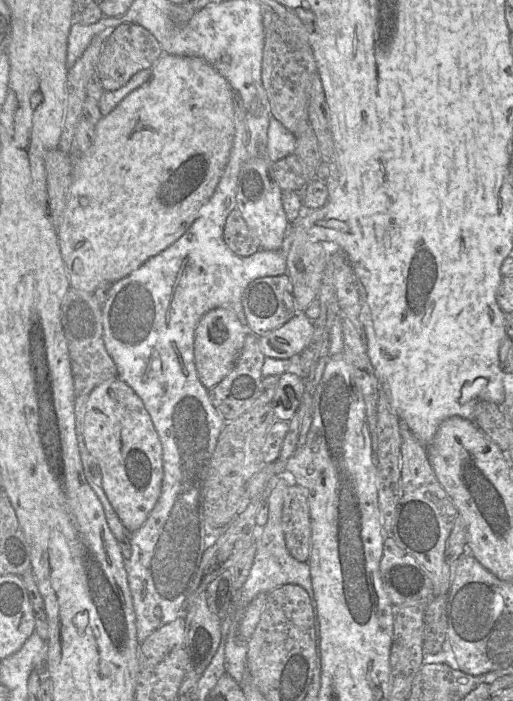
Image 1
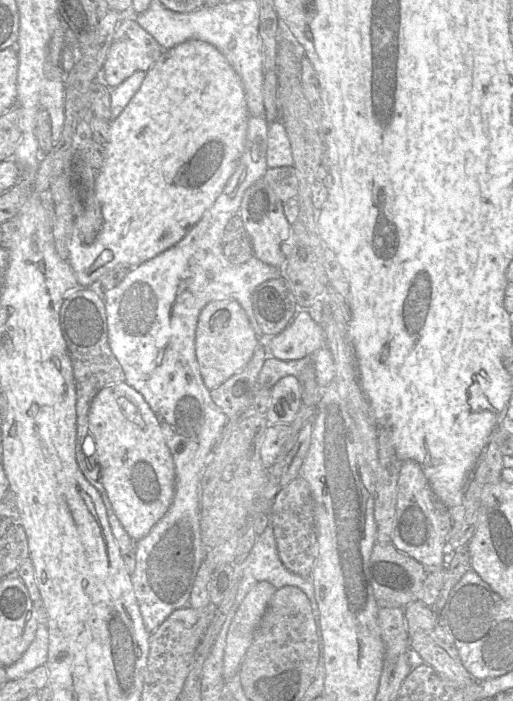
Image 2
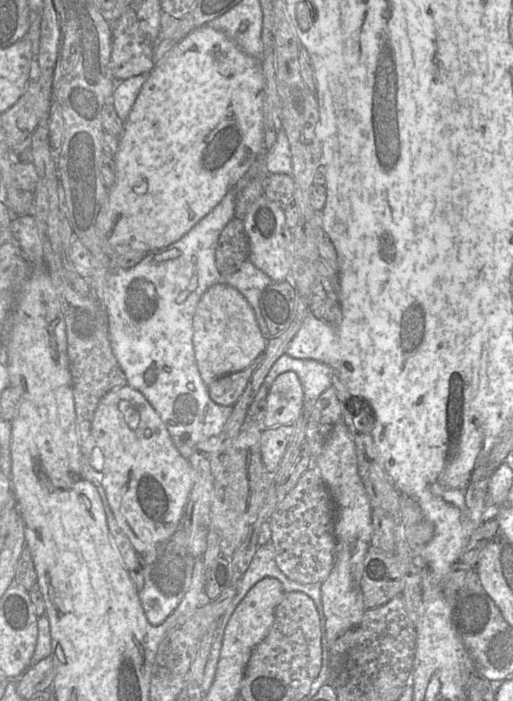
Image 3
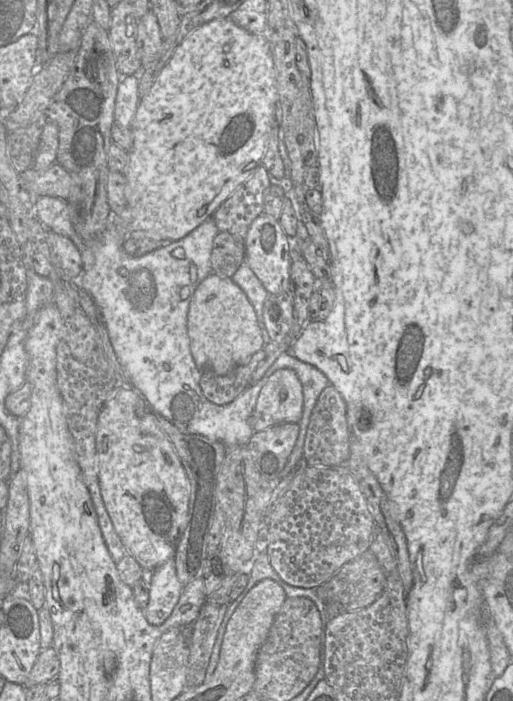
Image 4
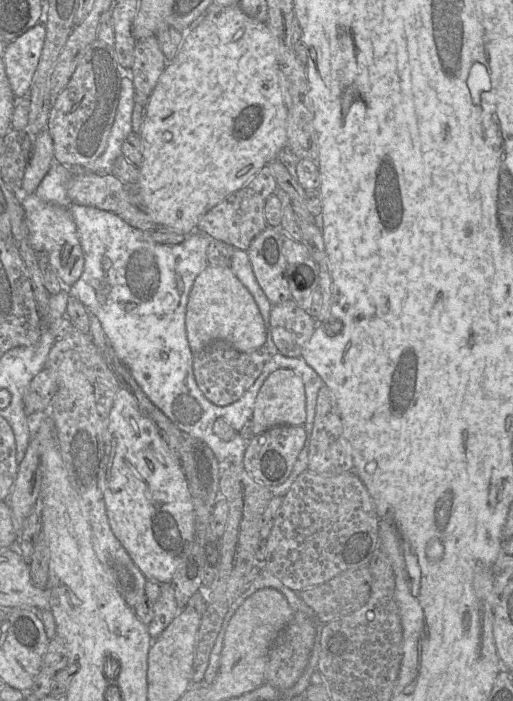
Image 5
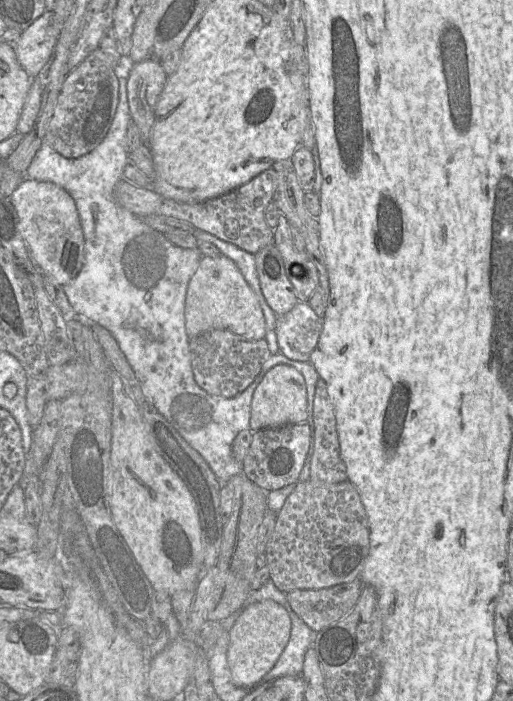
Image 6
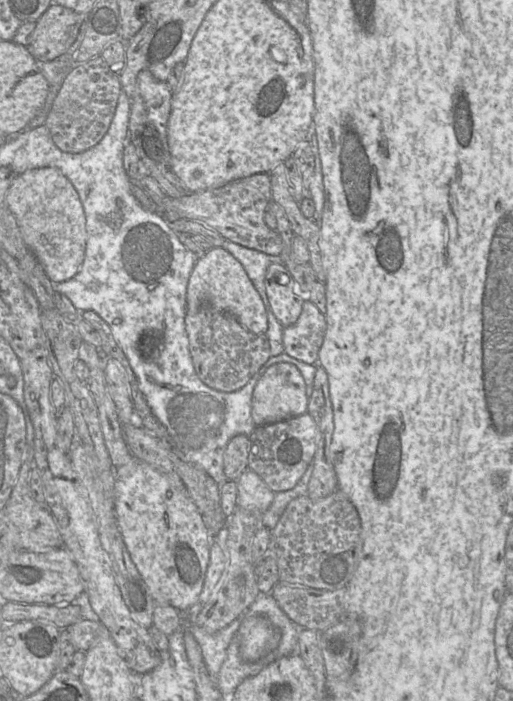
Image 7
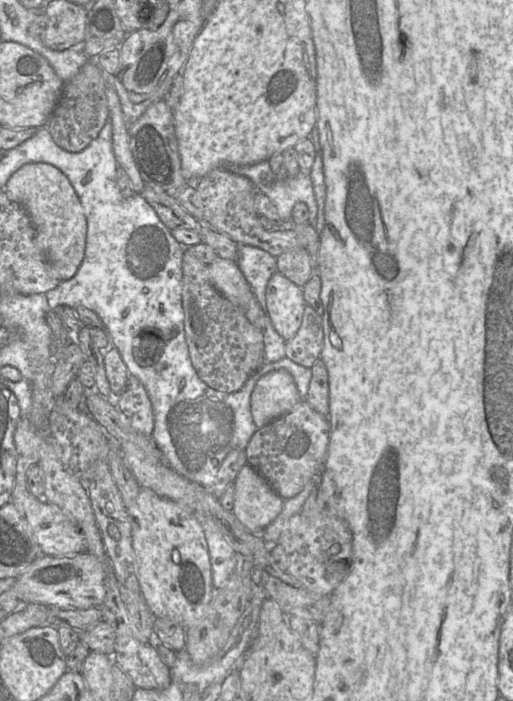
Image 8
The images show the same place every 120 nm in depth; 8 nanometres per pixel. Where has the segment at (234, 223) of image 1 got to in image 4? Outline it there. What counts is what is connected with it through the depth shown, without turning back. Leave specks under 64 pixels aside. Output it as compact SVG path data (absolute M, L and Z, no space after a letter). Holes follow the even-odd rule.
M219 232L213 240L212 272L221 277L231 278L245 261L244 241L228 232Z

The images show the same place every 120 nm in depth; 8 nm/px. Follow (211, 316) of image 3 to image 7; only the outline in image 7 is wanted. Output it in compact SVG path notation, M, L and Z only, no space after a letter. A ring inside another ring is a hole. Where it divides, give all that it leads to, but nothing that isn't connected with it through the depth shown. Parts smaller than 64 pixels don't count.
M212 247L198 259L189 277L186 313L197 312L204 305L234 316L252 333L265 334L267 331L267 314L259 293L242 264L229 251L221 247Z

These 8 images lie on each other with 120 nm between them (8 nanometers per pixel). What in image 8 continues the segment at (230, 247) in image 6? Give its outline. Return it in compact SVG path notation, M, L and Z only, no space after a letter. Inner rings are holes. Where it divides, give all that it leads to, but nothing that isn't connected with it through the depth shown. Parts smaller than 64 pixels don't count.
M238 244L237 264L265 314L268 312L266 287L272 275L277 271L276 258L258 247Z

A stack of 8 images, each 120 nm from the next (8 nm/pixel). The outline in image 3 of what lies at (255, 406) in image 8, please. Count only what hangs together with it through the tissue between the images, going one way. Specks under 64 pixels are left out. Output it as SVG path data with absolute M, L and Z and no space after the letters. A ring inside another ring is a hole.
M287 371L277 376L265 400L263 428L294 424L303 408L303 389L297 374Z

